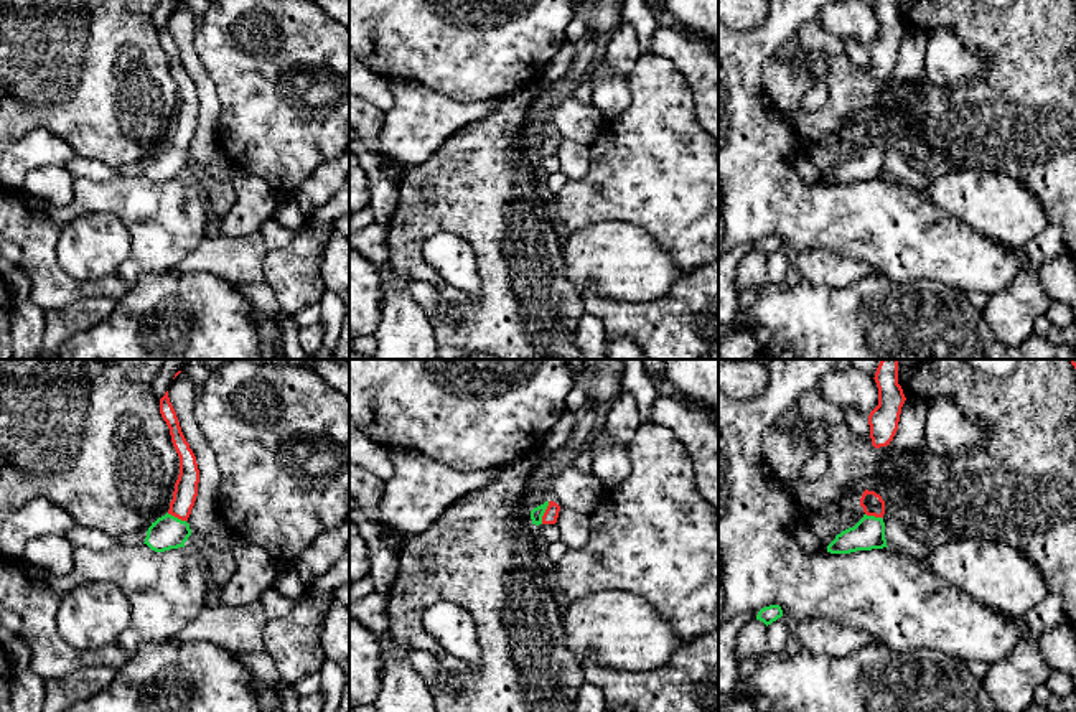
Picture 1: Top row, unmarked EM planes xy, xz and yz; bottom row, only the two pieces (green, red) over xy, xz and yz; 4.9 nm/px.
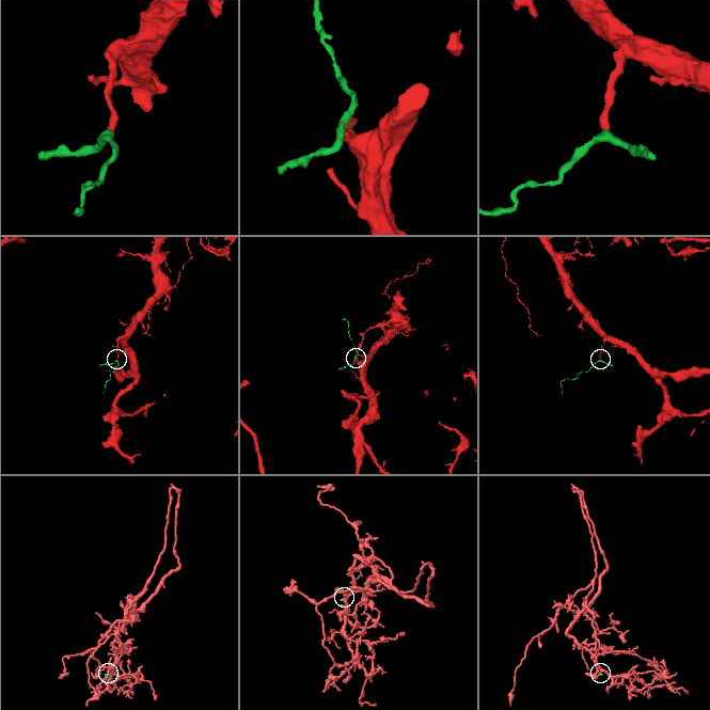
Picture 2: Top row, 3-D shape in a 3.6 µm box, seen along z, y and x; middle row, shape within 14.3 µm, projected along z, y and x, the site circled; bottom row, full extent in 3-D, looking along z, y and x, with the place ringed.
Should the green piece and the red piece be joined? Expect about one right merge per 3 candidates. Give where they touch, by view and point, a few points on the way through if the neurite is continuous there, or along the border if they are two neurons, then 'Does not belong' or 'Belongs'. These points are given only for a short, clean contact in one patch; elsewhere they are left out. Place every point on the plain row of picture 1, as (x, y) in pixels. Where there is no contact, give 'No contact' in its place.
Touches green at xz (544, 142). Path across: xz (536, 145), (544, 142), (551, 145). Belongs

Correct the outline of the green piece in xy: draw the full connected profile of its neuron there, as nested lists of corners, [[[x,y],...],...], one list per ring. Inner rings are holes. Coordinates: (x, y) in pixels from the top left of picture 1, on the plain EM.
[[[168,21],[160,30],[160,44],[166,53],[173,77],[180,87],[180,105],[175,114],[173,130],[165,147],[158,148],[147,162],[145,173],[155,183],[185,178],[191,166],[186,153],[198,127],[199,101],[196,87],[186,73]]]

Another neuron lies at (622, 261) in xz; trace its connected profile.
[[[620,221],[568,231],[562,242],[567,279],[620,302],[653,302],[682,277],[671,255],[646,231]]]

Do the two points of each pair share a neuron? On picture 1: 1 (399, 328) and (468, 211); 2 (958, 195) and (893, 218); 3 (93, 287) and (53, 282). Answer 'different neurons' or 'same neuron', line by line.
1: different neurons
2: different neurons
3: same neuron

